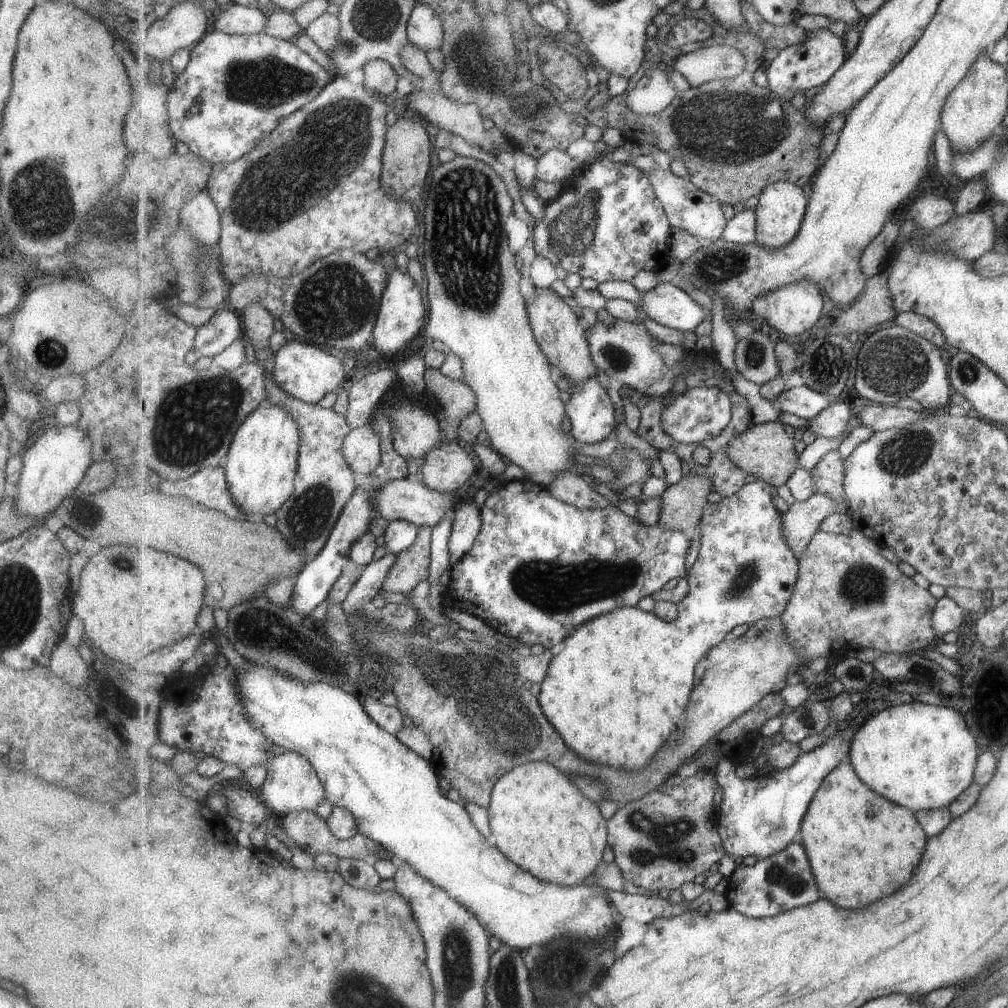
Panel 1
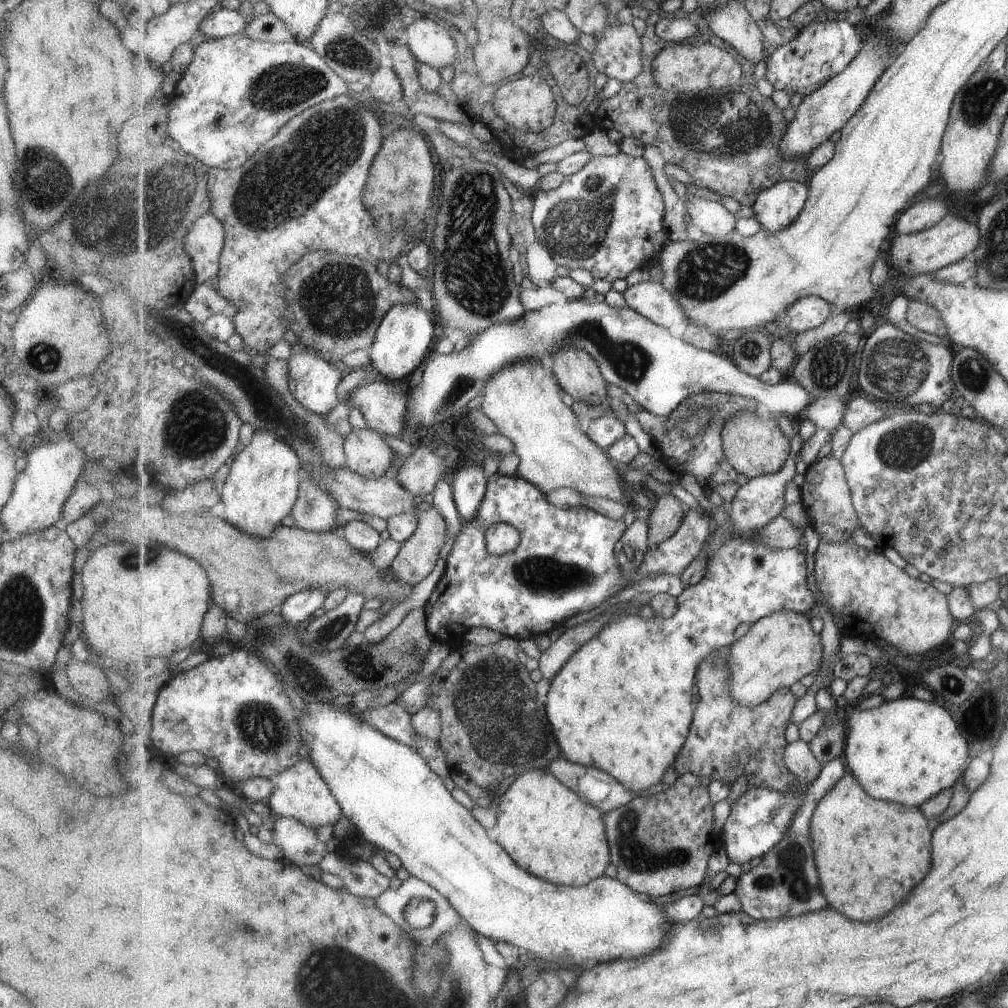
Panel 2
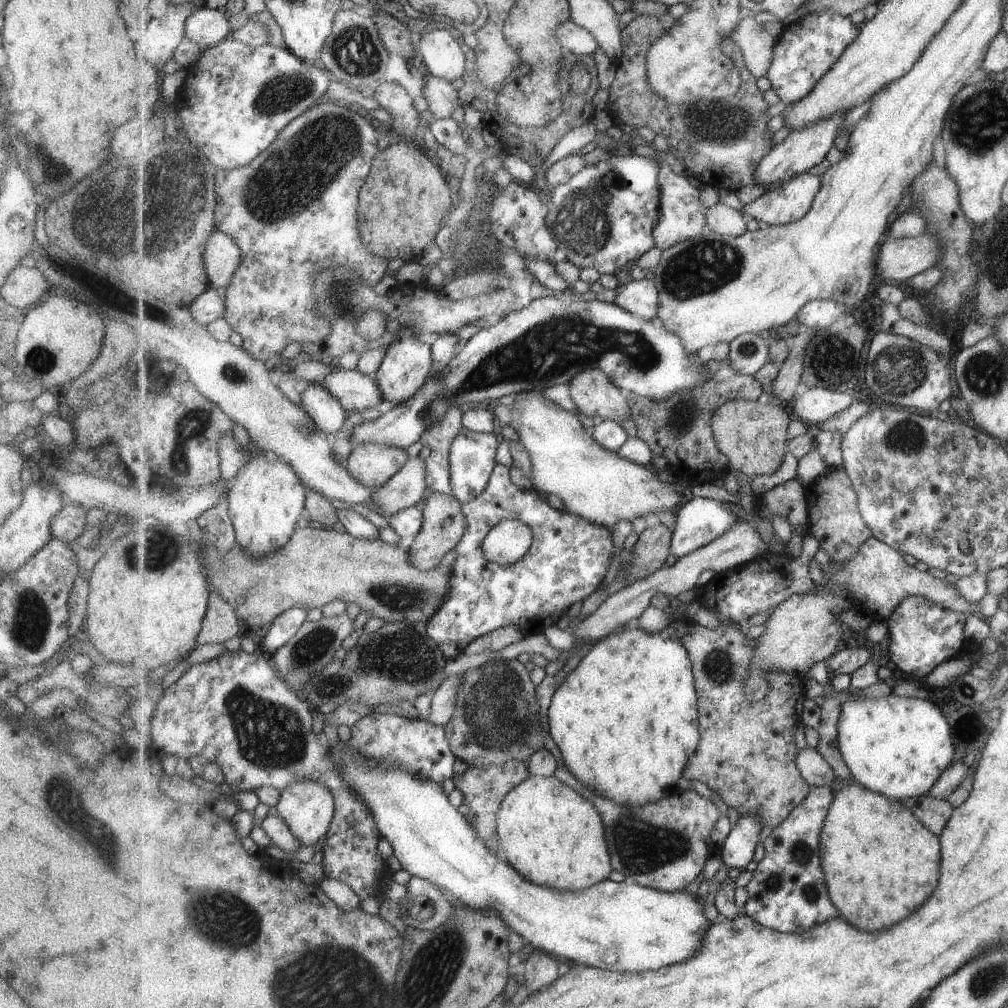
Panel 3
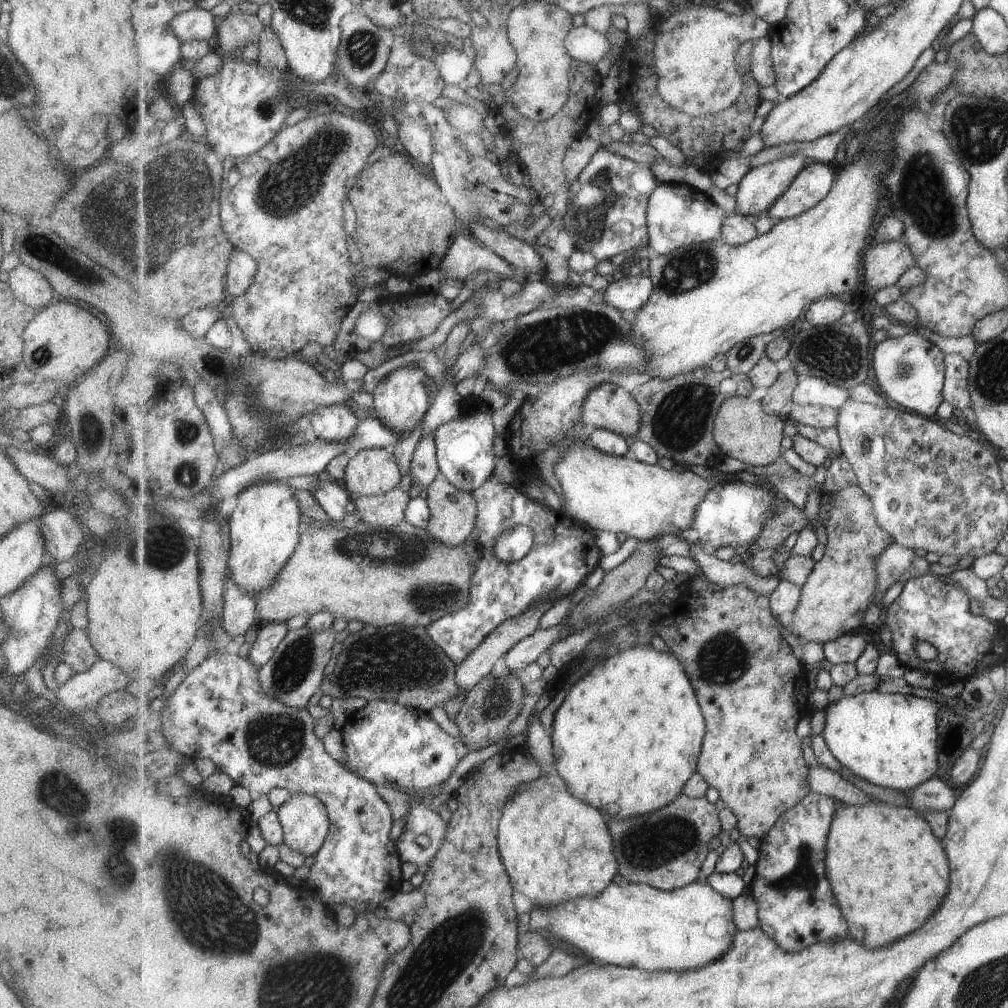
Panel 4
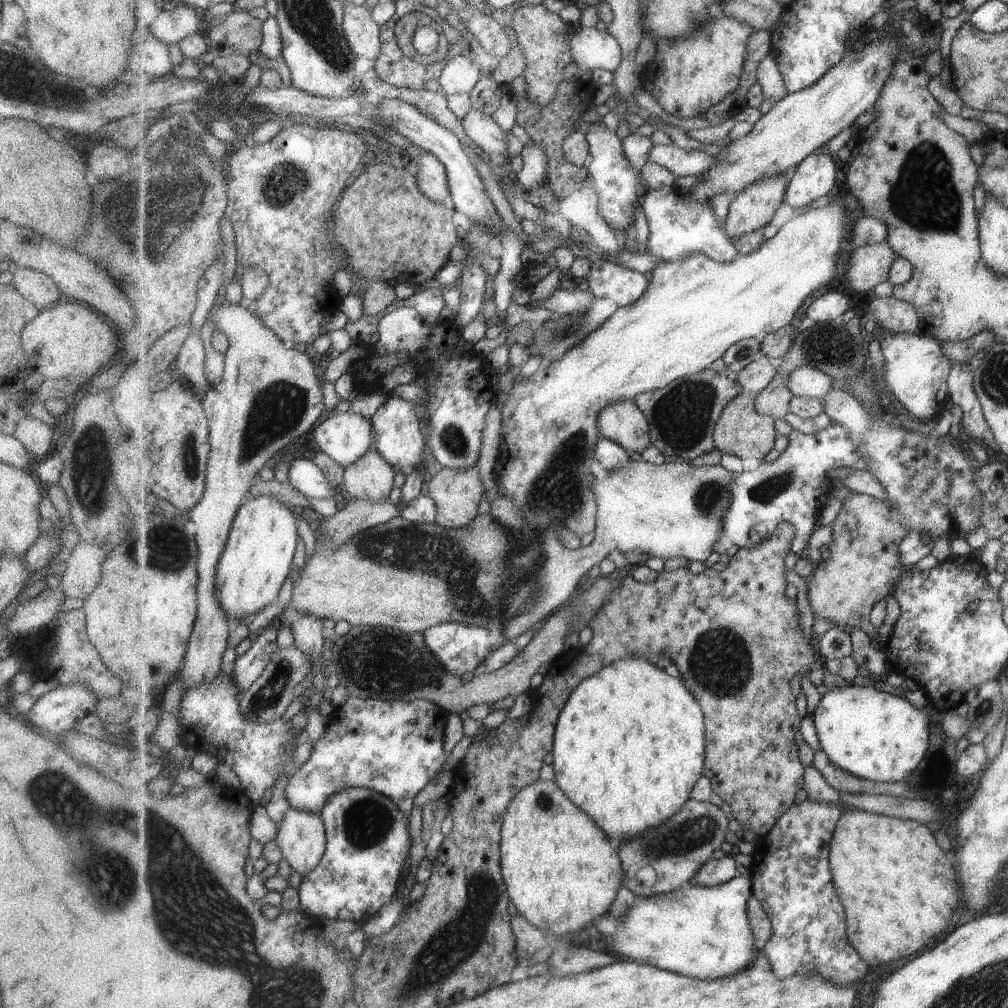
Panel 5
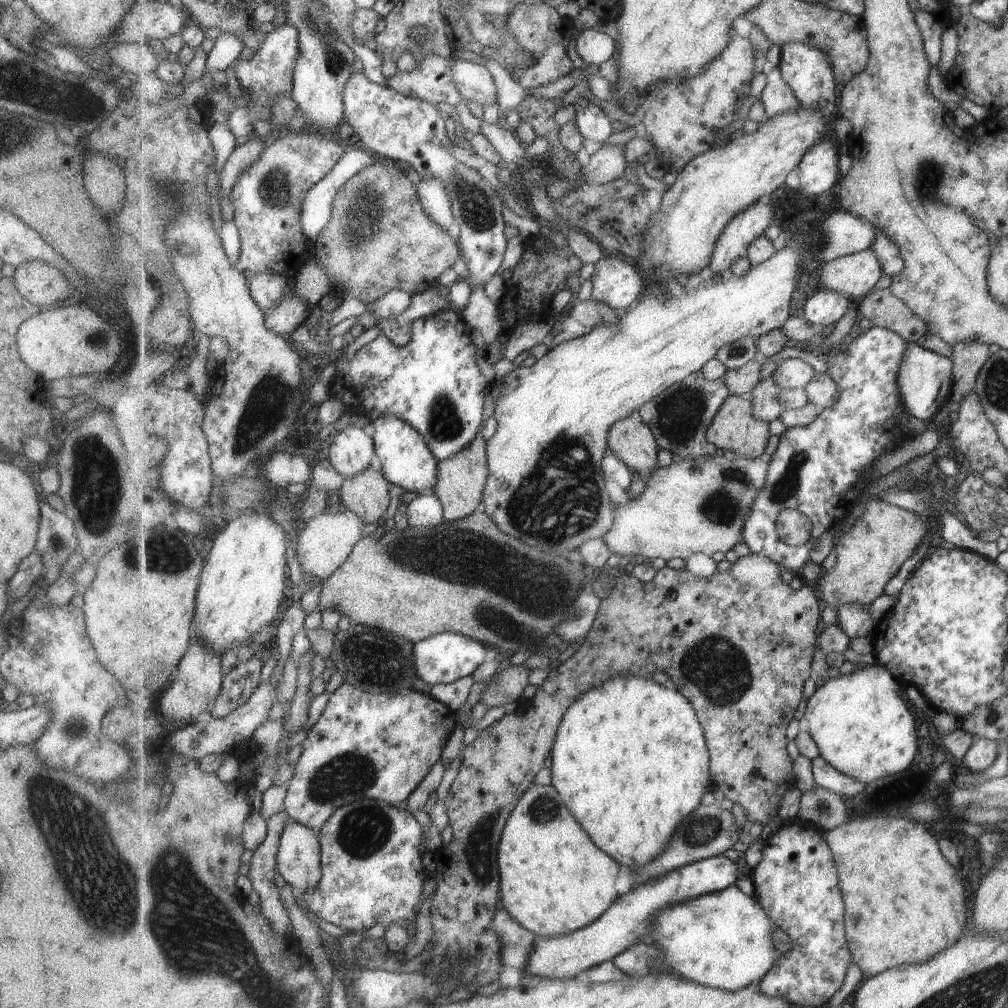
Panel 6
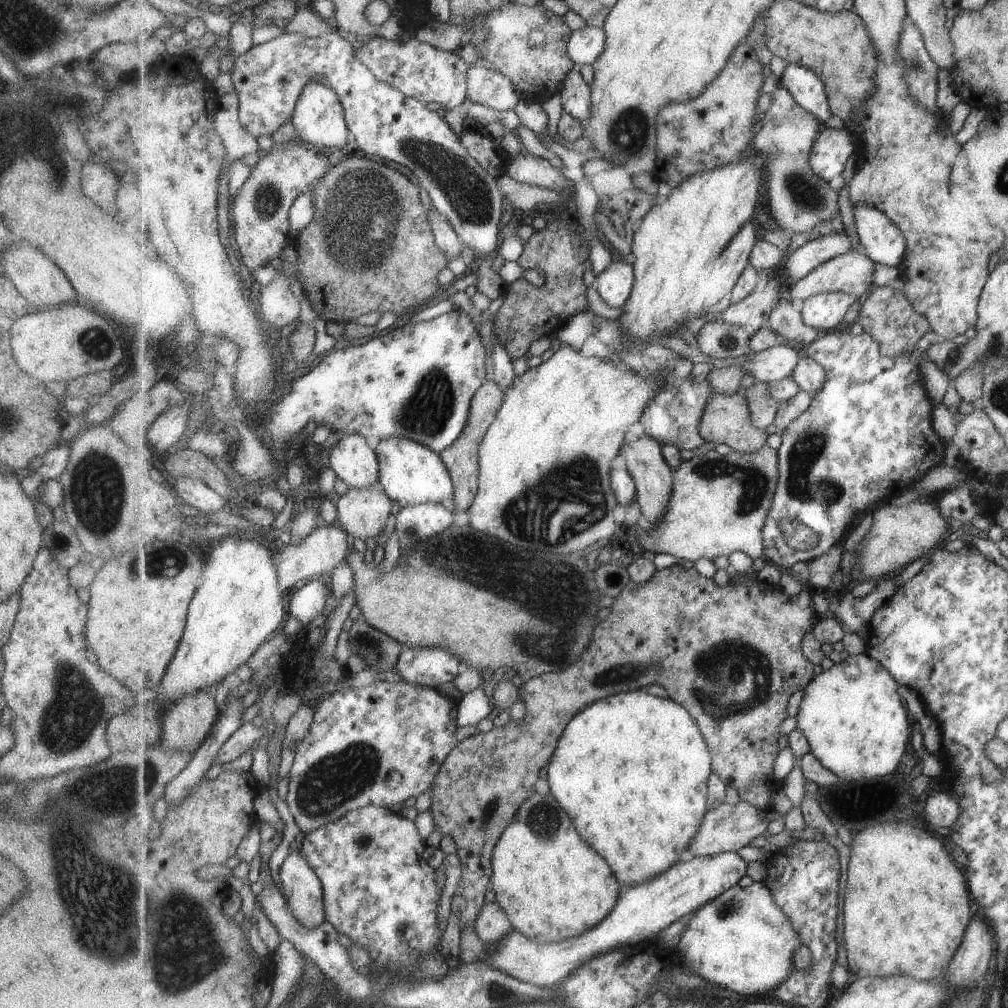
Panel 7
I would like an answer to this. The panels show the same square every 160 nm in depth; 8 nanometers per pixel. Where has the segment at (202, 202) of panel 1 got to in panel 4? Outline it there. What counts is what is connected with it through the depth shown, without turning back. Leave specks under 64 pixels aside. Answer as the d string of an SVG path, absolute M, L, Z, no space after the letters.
M235 248L225 278L228 297L234 298L247 293L257 273L258 262L249 253Z

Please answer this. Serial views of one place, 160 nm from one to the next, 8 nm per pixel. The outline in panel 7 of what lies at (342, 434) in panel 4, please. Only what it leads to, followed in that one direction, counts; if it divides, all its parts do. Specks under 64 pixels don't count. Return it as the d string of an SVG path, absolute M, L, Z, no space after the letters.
M363 435L339 440L330 451L329 462L351 489L379 486L380 460Z

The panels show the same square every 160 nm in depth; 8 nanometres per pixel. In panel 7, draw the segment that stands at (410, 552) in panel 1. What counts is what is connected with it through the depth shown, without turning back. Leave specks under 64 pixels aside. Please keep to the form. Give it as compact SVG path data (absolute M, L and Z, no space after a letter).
M487 381L483 384L473 397L470 415L464 431L461 432L455 443L440 452L449 472L452 474L456 488L453 511L464 510L467 512L473 500L476 499L477 491L480 487L480 444L503 406L504 393L502 388L495 382Z

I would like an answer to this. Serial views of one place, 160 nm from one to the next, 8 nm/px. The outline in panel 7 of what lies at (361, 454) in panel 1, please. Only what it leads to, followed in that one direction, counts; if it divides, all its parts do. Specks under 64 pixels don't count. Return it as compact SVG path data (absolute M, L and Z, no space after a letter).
M381 486L350 489L342 497L335 498L338 512L334 519L348 532L350 538L371 542L383 532L391 516L393 499Z

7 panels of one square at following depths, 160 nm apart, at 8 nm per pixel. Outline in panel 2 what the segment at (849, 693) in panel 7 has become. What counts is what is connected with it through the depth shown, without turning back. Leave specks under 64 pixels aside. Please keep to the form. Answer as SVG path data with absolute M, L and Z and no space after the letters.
M821 689L816 695L817 708L843 708L848 722L847 746L843 758L849 770L857 777L863 788L876 799L893 801L910 807L920 807L930 798L938 795L941 790L951 788L967 767L967 746L965 740L959 736L951 716L933 701L919 700L905 693L895 700L884 701L872 709L849 710L838 700L831 689Z

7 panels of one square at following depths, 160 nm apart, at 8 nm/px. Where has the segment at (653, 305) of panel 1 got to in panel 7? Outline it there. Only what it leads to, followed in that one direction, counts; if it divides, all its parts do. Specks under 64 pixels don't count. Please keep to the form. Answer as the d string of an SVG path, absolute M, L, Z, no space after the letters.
M613 261L609 268L596 278L594 287L609 307L621 308L631 298L634 282L633 264Z

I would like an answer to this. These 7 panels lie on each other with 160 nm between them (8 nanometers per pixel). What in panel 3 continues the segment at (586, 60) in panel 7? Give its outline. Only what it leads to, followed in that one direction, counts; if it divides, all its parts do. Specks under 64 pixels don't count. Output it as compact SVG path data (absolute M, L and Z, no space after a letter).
M572 20L560 24L556 33L563 48L579 57L592 55L600 46L597 37L590 30Z

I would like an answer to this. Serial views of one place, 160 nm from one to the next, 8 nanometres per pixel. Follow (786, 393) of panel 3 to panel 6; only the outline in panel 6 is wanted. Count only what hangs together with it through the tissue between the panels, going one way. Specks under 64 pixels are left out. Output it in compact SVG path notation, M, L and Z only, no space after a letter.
M773 377L763 379L752 390L754 402L754 415L757 419L773 422L785 412L784 406L779 402L779 393L782 388Z

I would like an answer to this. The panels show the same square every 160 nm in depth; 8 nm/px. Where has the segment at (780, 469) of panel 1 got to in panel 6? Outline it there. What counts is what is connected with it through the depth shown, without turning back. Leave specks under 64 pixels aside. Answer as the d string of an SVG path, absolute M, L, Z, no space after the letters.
M751 395L728 396L720 411L715 415L711 426L709 427L707 436L708 441L716 444L718 448L730 450L736 456L756 459L759 458L769 444L769 423L763 419L757 419L754 415L754 402Z

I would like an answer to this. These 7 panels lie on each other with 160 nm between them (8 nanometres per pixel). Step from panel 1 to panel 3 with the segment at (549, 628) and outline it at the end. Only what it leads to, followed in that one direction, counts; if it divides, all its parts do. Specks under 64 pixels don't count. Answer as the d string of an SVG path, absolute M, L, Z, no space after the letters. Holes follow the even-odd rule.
M497 464L488 487L475 500L464 503L463 508L468 520L468 530L455 548L457 558L452 565L450 591L440 610L427 622L428 635L441 645L447 659L457 658L473 640L501 627L519 627L524 636L542 633L545 628L557 624L557 620L575 602L592 596L607 576L615 548L611 529L566 510L553 508L533 486L522 488L516 485L507 466ZM695 497L676 510L677 526L673 531L671 553L679 558L707 546L727 532L737 521L742 520L721 500ZM505 519L519 519L534 532L534 541L529 552L512 565L498 565L487 561L483 550L485 537L494 526Z

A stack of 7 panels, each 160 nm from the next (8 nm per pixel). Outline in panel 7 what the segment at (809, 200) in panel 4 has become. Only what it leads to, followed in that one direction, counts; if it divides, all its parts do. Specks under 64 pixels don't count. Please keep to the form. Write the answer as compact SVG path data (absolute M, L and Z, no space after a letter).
M823 127L816 138L810 163L817 176L829 181L845 170L849 156L856 152L855 138L849 130Z

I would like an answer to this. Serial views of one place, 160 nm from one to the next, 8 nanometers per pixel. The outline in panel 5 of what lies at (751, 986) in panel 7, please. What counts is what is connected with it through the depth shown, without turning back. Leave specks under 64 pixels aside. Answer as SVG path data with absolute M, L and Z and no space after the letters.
M751 868L728 883L716 887L697 884L681 886L668 893L637 897L636 902L624 916L616 918L616 929L611 935L604 935L604 949L615 952L619 958L631 958L641 964L650 964L699 980L727 979L752 968L758 957L756 932L752 918L747 914L747 902L753 896Z

